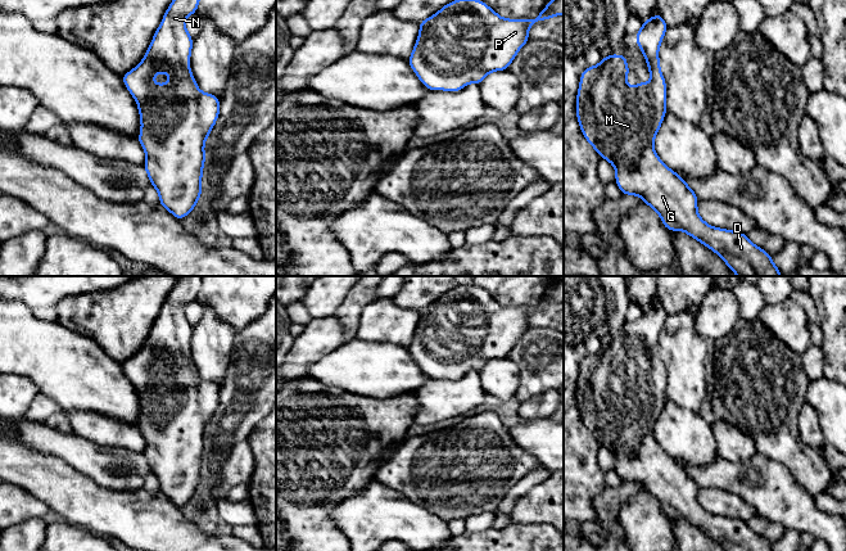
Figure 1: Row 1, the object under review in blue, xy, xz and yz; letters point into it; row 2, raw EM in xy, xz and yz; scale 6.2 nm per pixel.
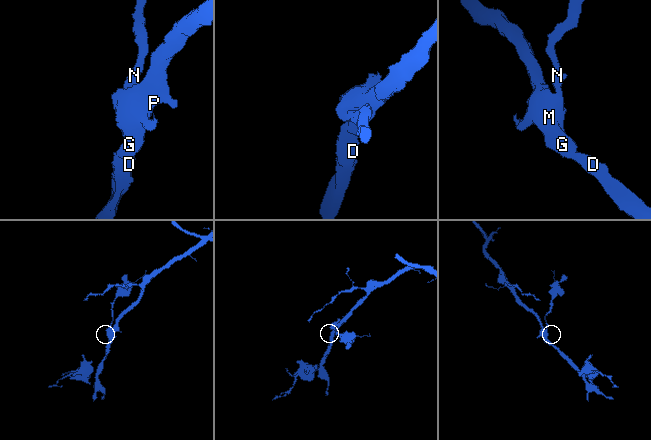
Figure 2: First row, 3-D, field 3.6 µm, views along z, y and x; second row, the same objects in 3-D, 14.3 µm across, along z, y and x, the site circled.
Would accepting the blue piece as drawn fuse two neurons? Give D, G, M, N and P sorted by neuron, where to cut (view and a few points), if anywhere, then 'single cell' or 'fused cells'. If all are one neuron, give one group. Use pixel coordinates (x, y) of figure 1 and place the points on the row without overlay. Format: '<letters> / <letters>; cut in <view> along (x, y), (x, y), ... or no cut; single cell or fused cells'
D G M N P; no cut; single cell

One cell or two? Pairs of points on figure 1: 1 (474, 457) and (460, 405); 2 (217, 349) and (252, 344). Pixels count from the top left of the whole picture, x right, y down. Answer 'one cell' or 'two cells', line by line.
1: two cells
2: two cells

